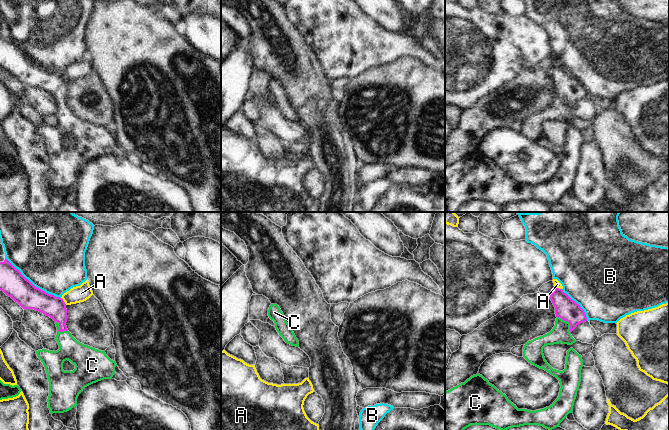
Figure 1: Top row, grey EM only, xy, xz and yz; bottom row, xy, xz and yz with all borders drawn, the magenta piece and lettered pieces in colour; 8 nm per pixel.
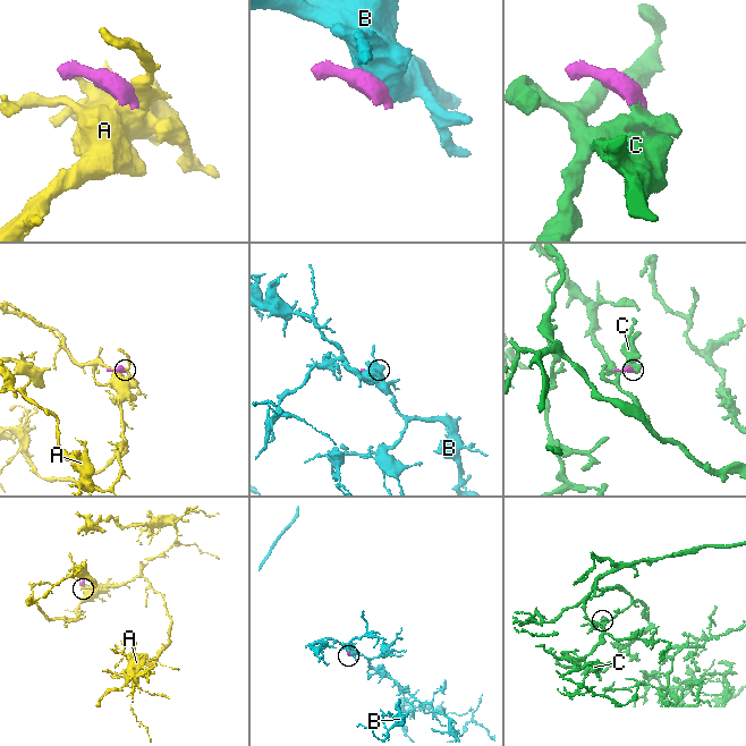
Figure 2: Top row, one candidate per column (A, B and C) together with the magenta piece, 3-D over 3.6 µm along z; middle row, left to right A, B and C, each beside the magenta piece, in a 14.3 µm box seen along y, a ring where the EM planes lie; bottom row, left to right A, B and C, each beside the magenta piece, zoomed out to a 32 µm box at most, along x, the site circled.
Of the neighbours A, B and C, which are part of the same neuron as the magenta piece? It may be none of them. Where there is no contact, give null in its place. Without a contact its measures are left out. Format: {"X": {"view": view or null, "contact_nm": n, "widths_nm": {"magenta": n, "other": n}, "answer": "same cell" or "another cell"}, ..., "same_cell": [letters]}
{"A": {"view": "xy", "contact_nm": 80, "widths_nm": {"magenta": 180, "other": 130}, "answer": "another cell"}, "B": {"view": "xy", "contact_nm": 550, "widths_nm": {"magenta": 200, "other": 500}, "answer": "another cell"}, "C": {"view": "yz", "contact_nm": 180, "widths_nm": {"magenta": 180, "other": 150}, "answer": "same cell"}, "same_cell": ["C"]}

